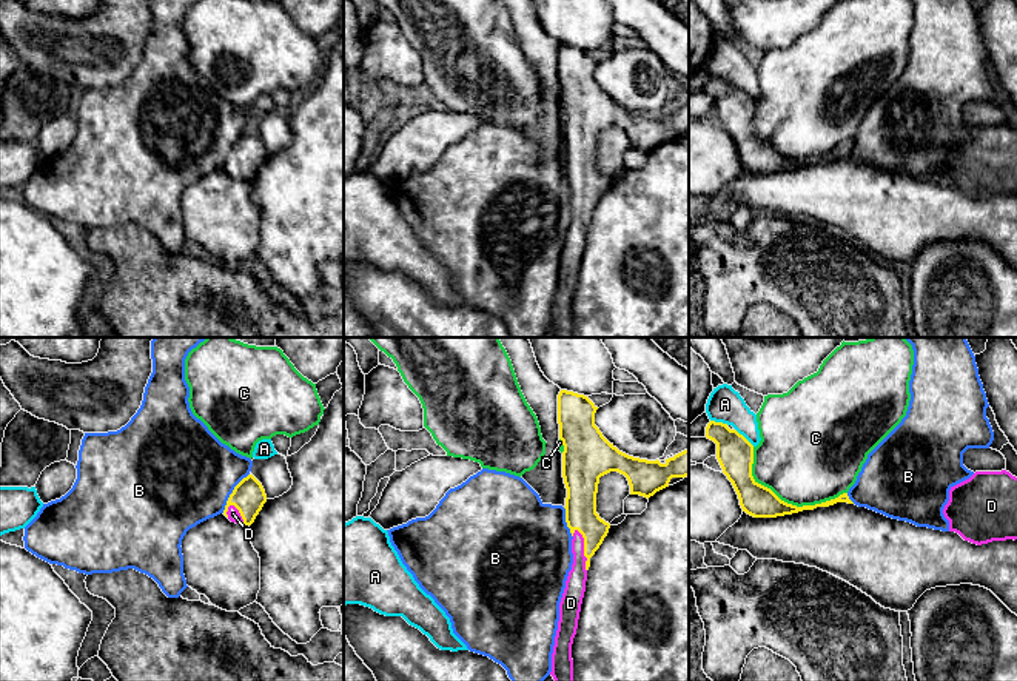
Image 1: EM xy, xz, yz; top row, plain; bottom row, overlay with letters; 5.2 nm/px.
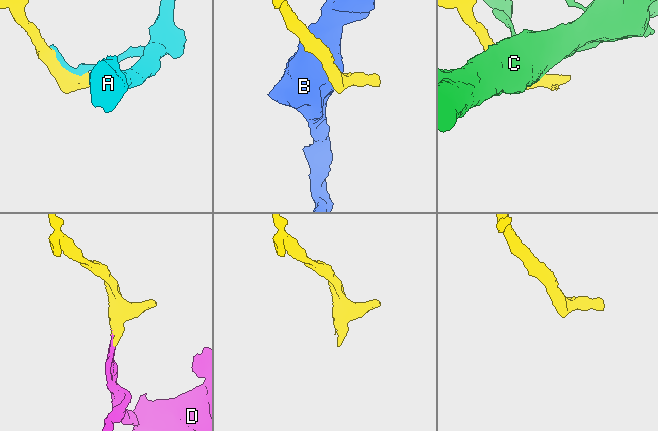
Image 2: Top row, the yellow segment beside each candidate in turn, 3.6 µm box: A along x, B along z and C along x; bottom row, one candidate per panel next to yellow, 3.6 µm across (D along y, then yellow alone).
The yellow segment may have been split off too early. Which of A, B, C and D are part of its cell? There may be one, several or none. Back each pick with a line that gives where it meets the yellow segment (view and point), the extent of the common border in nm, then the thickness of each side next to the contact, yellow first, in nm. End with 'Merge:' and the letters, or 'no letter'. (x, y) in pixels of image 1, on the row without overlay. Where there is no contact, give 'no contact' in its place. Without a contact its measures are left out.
D: contact xz (584, 205); length 240 nm; calibres 160 and 110 nm
Merge: D

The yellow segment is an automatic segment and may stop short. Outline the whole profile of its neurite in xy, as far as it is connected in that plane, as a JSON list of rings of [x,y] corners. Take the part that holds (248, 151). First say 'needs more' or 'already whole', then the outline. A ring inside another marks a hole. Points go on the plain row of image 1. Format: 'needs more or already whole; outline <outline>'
needs more; outline [[[248,129],[234,142],[223,169],[231,177],[251,180],[265,157],[267,149],[262,139],[253,129]]]

